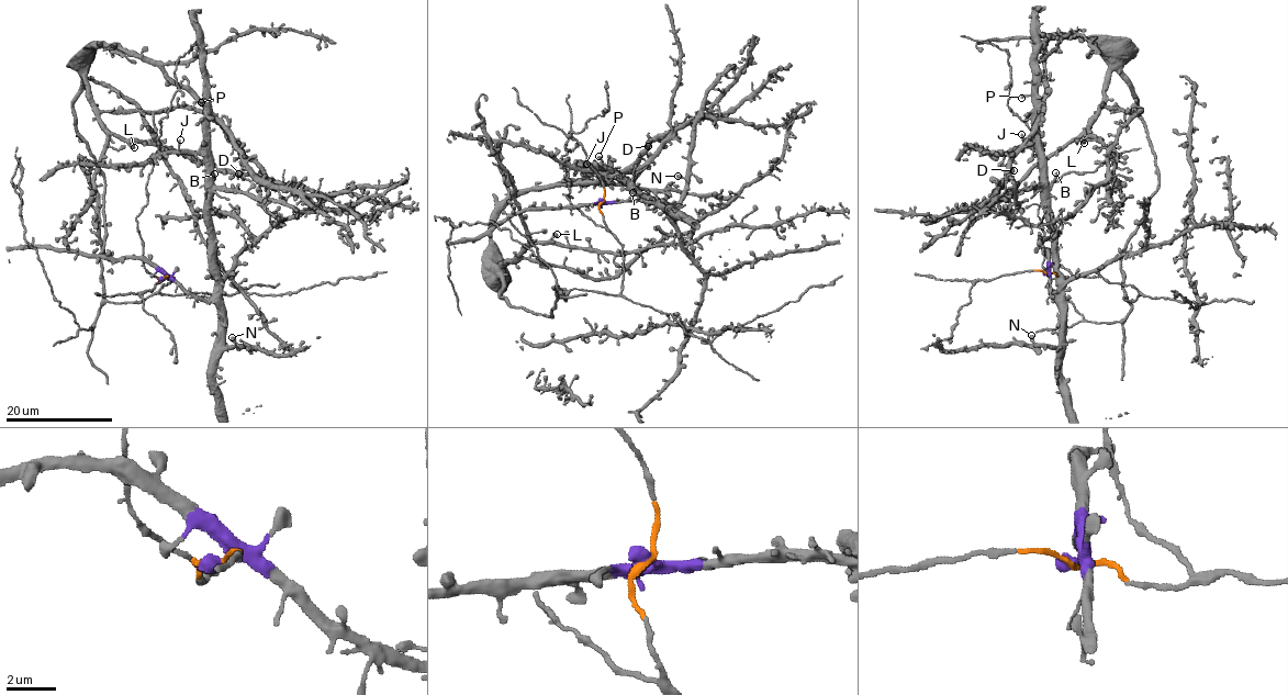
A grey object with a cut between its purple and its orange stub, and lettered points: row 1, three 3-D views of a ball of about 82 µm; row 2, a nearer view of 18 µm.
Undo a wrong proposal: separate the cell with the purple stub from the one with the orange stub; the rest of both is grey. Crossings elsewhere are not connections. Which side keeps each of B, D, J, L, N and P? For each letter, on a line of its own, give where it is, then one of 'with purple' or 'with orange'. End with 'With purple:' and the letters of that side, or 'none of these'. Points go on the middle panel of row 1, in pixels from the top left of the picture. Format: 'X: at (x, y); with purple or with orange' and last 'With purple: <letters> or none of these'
B: at (633, 192); with purple
D: at (648, 146); with orange
J: at (586, 164); with purple
L: at (557, 234); with orange
N: at (678, 176); with purple
P: at (598, 156); with purple
With purple: B, J, N, P

